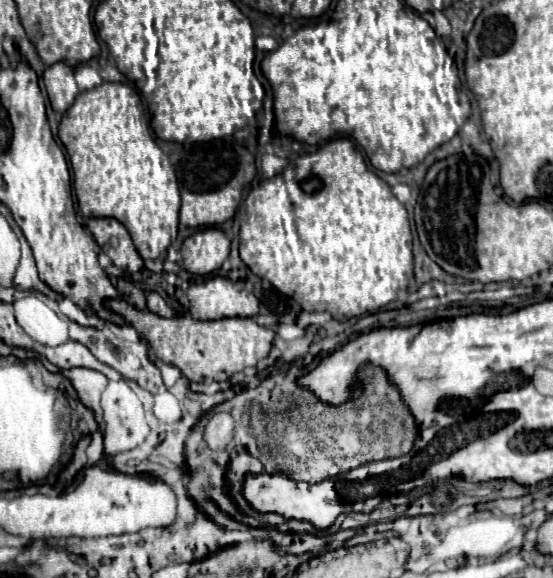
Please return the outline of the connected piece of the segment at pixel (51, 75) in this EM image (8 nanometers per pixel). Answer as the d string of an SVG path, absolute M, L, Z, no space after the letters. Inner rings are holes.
M56 62L46 68L44 86L48 92L48 100L56 112L64 112L78 94L74 70L64 62Z

